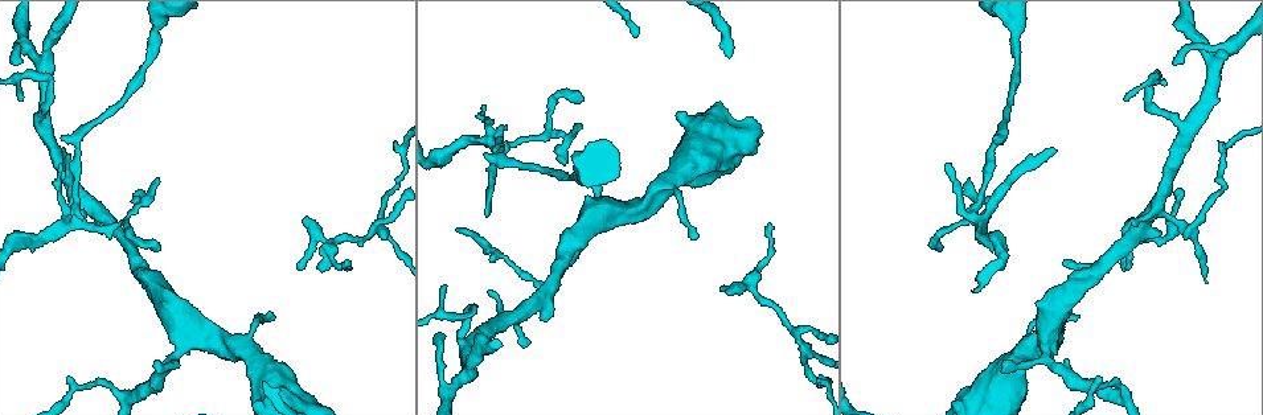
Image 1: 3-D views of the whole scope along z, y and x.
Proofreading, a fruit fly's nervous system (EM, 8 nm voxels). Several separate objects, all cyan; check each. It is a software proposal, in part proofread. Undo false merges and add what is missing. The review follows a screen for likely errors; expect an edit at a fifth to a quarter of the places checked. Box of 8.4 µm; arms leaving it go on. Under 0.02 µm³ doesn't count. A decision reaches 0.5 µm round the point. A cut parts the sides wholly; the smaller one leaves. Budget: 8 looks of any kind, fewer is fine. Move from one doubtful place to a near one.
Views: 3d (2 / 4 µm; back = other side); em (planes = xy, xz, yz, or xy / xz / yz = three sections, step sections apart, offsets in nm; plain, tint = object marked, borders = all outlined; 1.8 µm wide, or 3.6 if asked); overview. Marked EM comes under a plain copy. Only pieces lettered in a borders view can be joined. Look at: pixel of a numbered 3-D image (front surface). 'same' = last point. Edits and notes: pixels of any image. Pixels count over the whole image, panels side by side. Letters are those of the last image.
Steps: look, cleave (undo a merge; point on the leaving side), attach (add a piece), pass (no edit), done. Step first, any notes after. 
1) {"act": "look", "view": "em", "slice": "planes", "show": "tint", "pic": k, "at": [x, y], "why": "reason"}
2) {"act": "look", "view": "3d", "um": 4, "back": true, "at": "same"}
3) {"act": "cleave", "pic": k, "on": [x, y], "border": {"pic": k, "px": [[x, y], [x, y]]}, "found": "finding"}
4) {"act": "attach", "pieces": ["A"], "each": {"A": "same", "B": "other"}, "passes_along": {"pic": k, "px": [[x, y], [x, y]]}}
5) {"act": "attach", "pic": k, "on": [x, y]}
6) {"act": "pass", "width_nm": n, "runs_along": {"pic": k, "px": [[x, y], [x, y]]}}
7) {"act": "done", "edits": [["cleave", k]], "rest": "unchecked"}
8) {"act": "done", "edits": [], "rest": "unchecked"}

{"act": "look", "view": "em", "slice": "planes", "show": "tint", "pic": 1, "at": [1191, 230], "why": "a fork"}

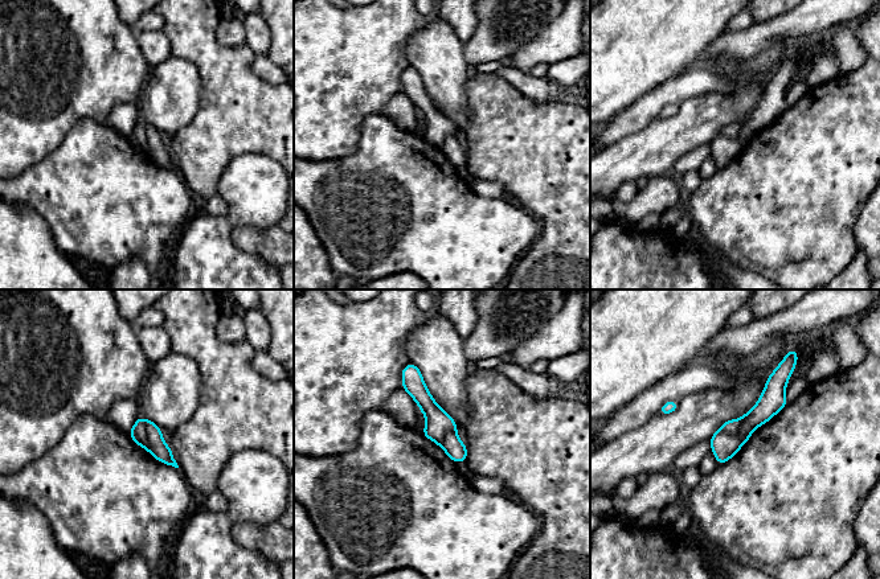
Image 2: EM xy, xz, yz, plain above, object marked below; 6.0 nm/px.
{"act": "look", "view": "em", "slice": "planes", "show": "borders", "at": "same", "why": "see the neighbours"}

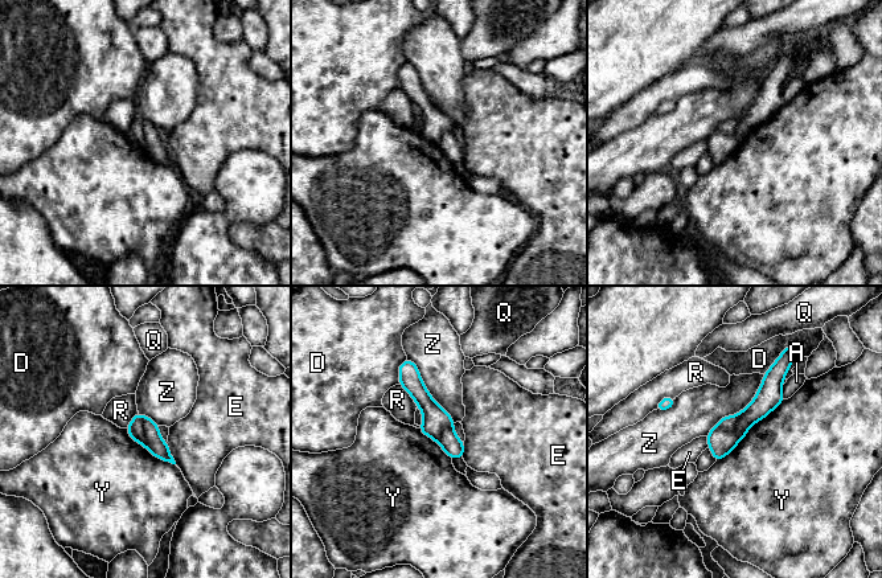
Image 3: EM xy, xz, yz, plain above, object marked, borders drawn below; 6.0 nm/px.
{"act": "cleave", "pic": 3, "on": [721, 442], "longest_contact_nm": ["Y", 550], "each": {"A": "other", "D": "other", "E": "other", "Q": "other", "R": "other", "Y": "other", "Z": "other"}, "border": {"pic": 3, "px": [[737, 417], [731, 429], [717, 425]]}, "found": "a second neuron is stuck on"}

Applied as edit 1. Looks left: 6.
{"act": "look", "view": "em", "slice": "planes", "show": "tint", "pic": 1, "at": [1019, 28], "why": "sudden change in width"}

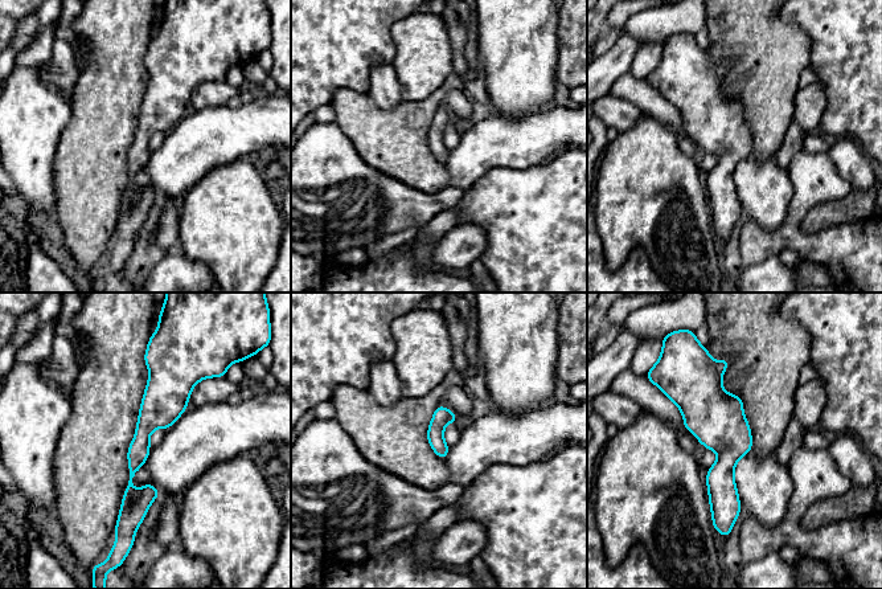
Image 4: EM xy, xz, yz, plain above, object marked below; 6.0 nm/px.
{"act": "look", "view": "em", "slice": "planes", "show": "borders", "at": "same", "why": "see the neighbours"}

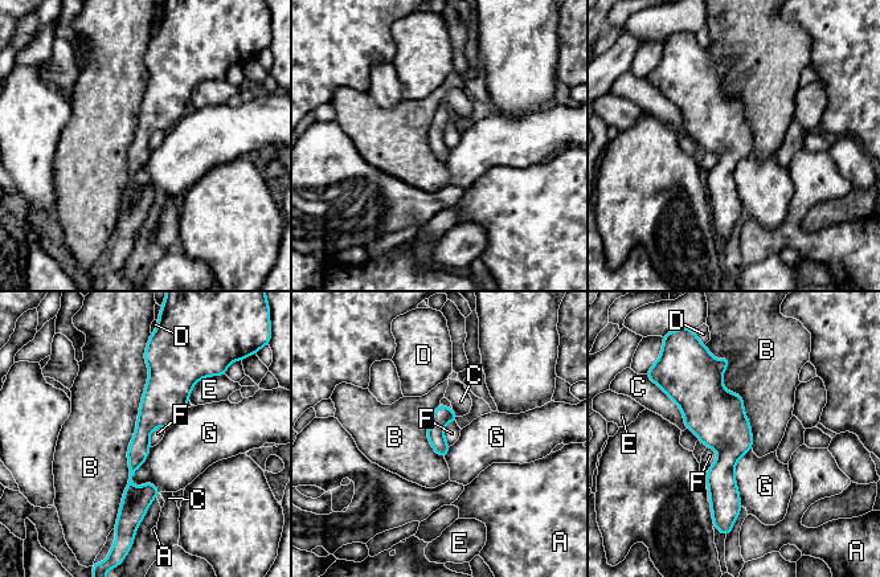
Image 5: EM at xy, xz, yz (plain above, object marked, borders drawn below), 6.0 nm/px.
{"act": "pass", "width_nm": 110, "each": {"A": "other", "B": "other", "C": "other", "D": "other", "E": "other", "F": "other", "G": "other"}, "found": "all the same neuron"}

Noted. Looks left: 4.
{"act": "look", "view": "3d", "um": 2, "pic": 1, "at": [1157, 234], "why": "an open end"}

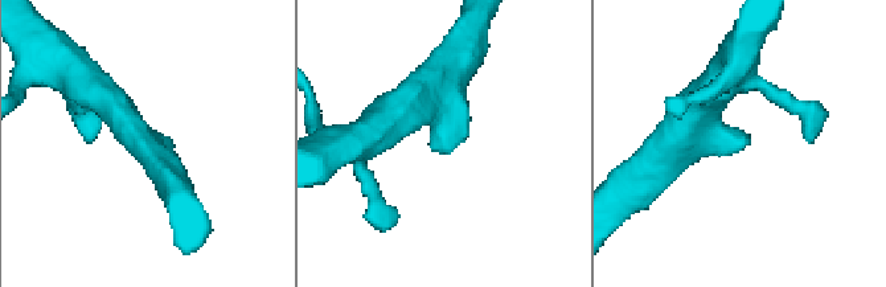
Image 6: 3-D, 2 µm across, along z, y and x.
{"act": "look", "view": "em", "slice": "planes", "show": "borders", "pic": 6, "at": [748, 139], "why": "shape alone is not enough"}

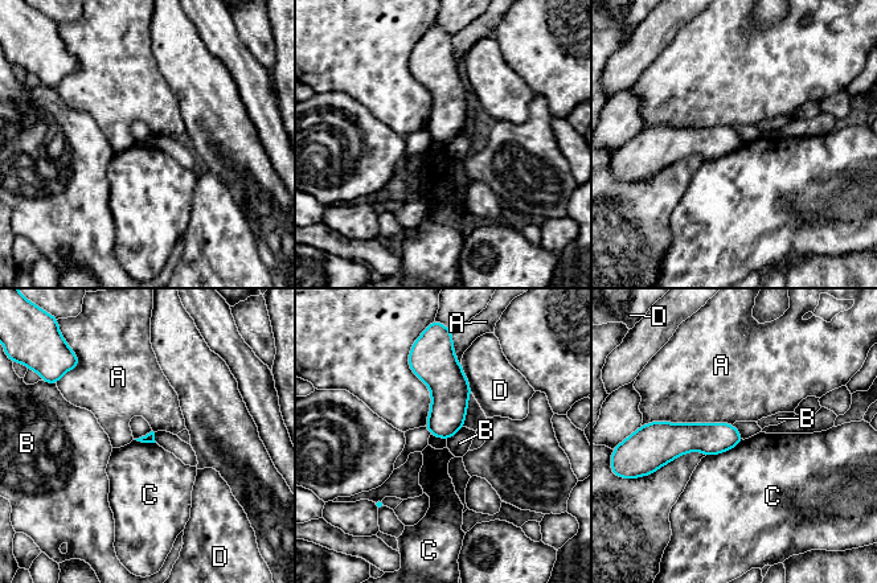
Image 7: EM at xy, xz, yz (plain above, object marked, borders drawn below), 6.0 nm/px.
{"act": "pass", "each": {"A": "other", "B": "other", "C": "other", "D": "other"}, "border": {"pic": 7, "px": [[462, 426], [446, 439]]}, "found": "no lettered piece goes on from it"}

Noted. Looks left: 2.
{"act": "done", "edits": [["cleave", 3]], "rest": "unchecked"}

